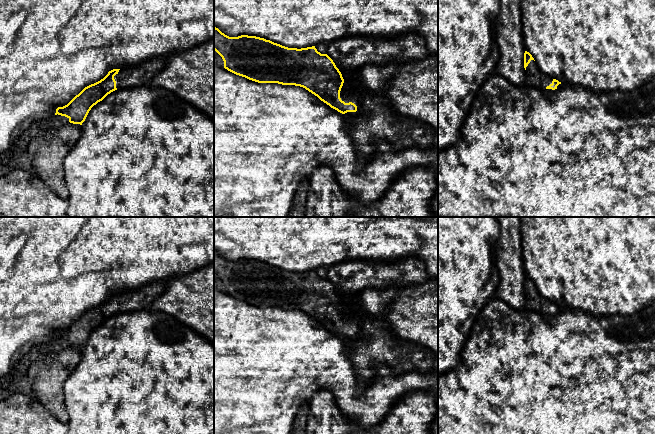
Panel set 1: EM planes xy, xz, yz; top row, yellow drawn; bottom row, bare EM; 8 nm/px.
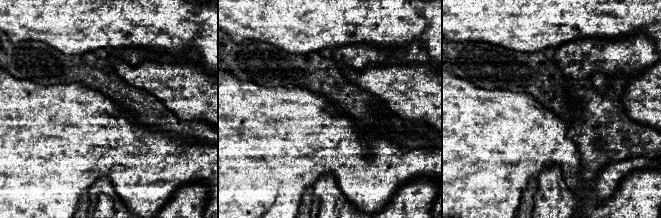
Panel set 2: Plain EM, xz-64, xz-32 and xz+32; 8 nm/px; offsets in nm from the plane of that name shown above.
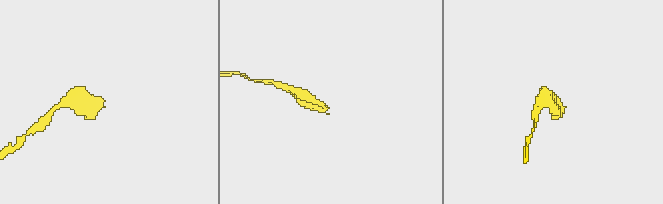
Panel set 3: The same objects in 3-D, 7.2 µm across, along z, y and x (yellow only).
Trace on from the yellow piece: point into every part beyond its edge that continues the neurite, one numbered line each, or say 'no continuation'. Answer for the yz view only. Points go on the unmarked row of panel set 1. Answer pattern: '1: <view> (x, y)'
1: yz (533, 300)

